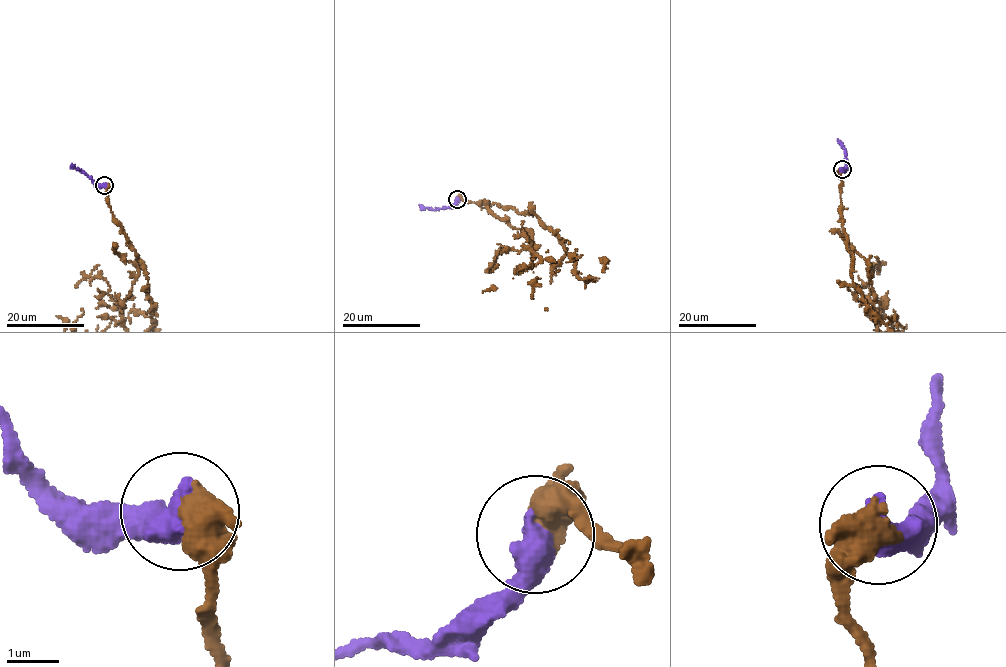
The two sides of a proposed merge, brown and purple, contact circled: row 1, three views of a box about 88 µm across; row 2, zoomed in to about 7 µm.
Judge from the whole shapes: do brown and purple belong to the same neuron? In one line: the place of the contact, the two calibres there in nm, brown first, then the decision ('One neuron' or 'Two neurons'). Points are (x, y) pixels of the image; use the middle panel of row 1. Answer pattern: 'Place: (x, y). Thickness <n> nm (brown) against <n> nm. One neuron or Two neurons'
Place: (457, 199). Thickness 480 nm (brown) against 650 nm. One neuron

